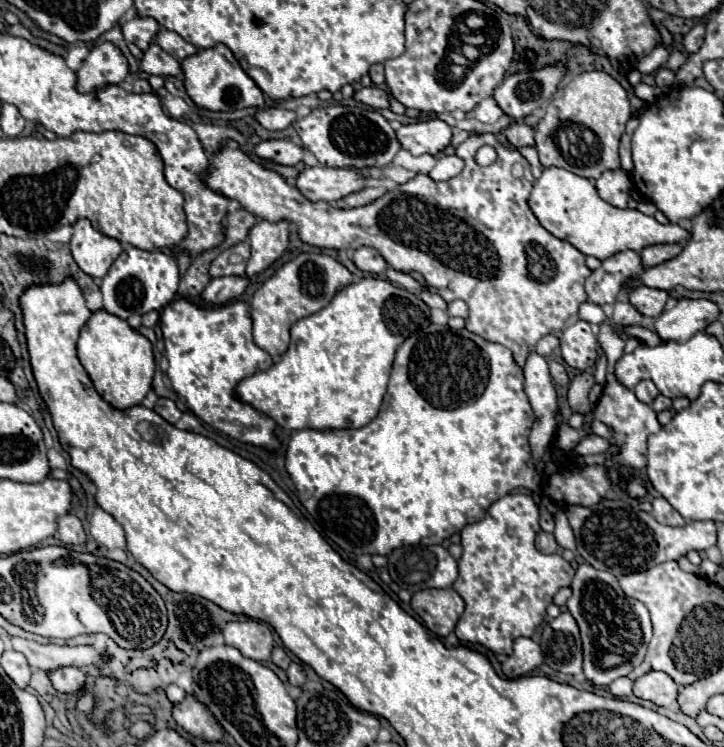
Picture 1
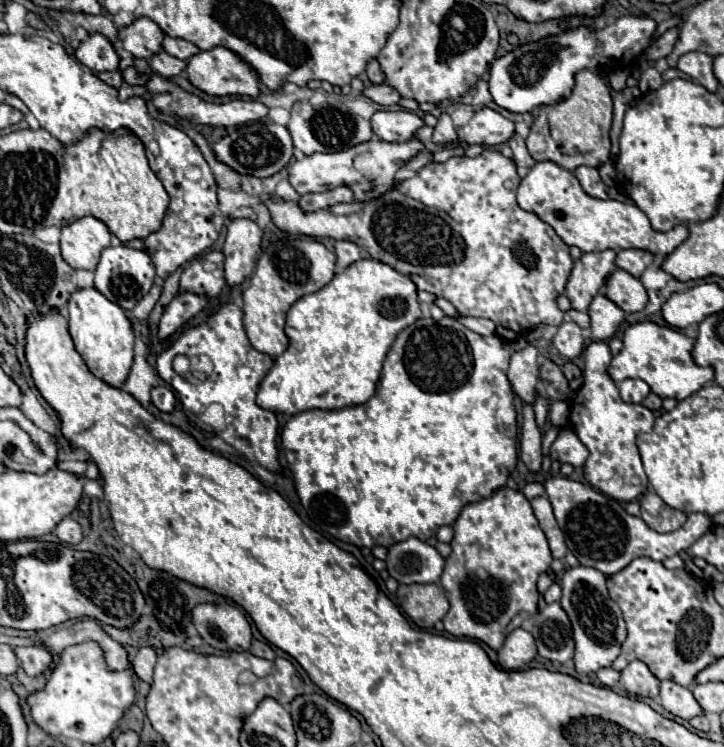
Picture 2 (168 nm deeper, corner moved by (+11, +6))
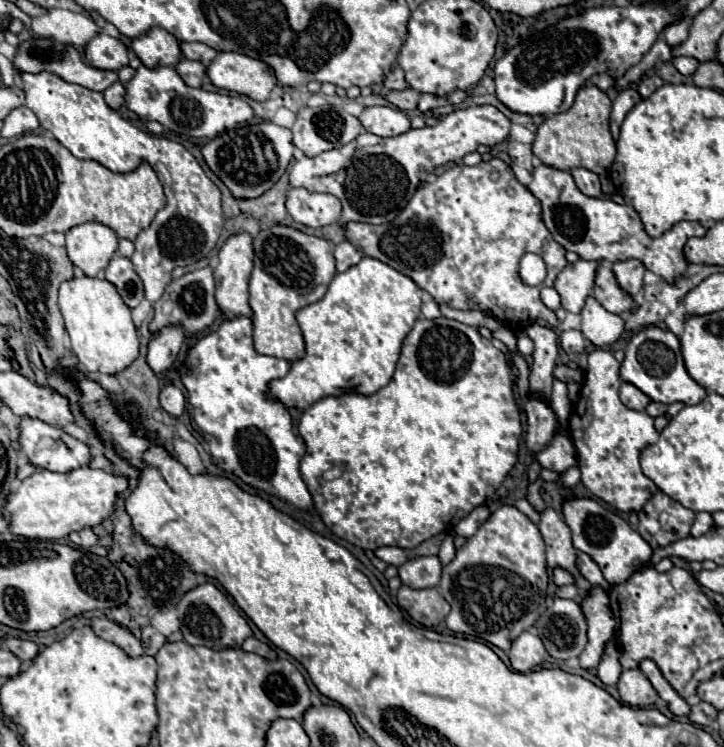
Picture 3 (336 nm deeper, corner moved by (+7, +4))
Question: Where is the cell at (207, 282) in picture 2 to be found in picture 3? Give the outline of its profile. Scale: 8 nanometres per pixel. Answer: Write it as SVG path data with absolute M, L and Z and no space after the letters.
M211 267L195 269L195 271L189 271L177 279L173 279L165 287L165 293L161 295L161 299L153 305L155 315L149 323L151 337L155 337L161 329L169 327L169 325L181 327L185 331L185 335L195 335L195 333L207 329L217 317L217 303L213 299L213 291L215 291L215 281L213 281L213 269Z

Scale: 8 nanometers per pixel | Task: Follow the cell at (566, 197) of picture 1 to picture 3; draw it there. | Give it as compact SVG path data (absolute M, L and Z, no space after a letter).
M549 165L535 167L529 191L541 201L543 221L547 229L551 231L553 239L567 251L573 251L587 261L615 263L615 261L639 259L645 265L645 269L653 271L655 275L659 275L663 281L671 285L675 283L677 277L681 277L687 271L689 263L683 255L683 247L687 239L703 237L707 233L707 229L701 223L681 221L665 233L665 241L653 239L645 233L639 215L631 207L619 205L609 199L595 199L595 197L583 195L573 183L573 177L569 171L561 171Z

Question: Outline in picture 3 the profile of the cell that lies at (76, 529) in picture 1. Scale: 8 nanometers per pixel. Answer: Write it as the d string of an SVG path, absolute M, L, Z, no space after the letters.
M83 529L83 531L77 531L77 533L71 533L69 539L79 545L79 547L93 547L97 545L97 535L91 531L91 529Z

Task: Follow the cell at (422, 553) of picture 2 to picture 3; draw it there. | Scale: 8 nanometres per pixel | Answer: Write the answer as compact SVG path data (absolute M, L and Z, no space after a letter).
M421 557L421 559L411 559L409 563L403 563L399 567L399 577L403 585L411 589L429 589L439 585L441 577L441 561L439 557Z

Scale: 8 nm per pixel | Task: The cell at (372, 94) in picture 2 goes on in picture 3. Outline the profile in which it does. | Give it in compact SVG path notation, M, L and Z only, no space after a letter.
M409 89L409 91L391 91L389 95L387 95L387 99L395 105L395 107L399 107L401 111L413 111L413 109L417 109L417 103L419 103L419 93L417 91L413 91L413 89Z

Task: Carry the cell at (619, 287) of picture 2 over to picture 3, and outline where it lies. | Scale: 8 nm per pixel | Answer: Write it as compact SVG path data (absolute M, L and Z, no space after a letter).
M599 265L597 273L595 273L595 285L593 285L593 297L611 313L623 313L627 309L631 309L633 299L629 295L625 295L625 291L621 291L621 287L617 287L617 281L613 279L613 273L609 267Z

